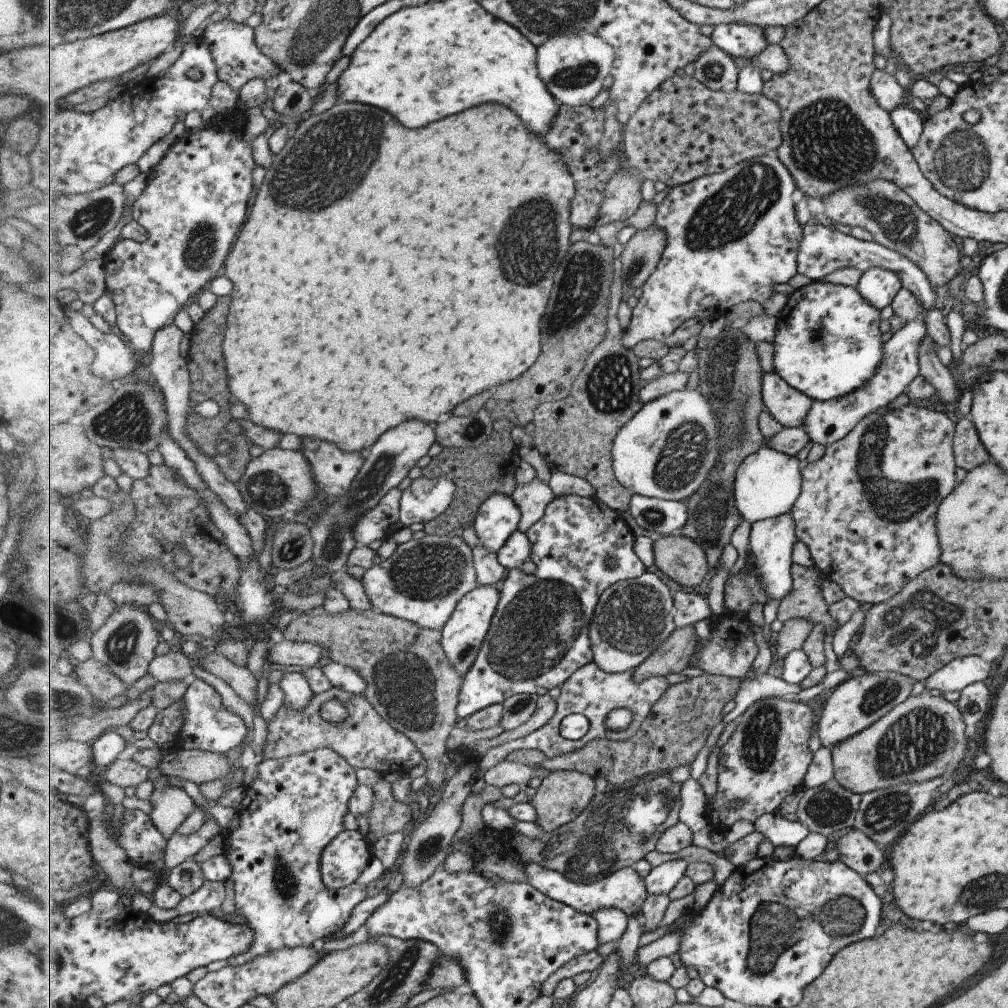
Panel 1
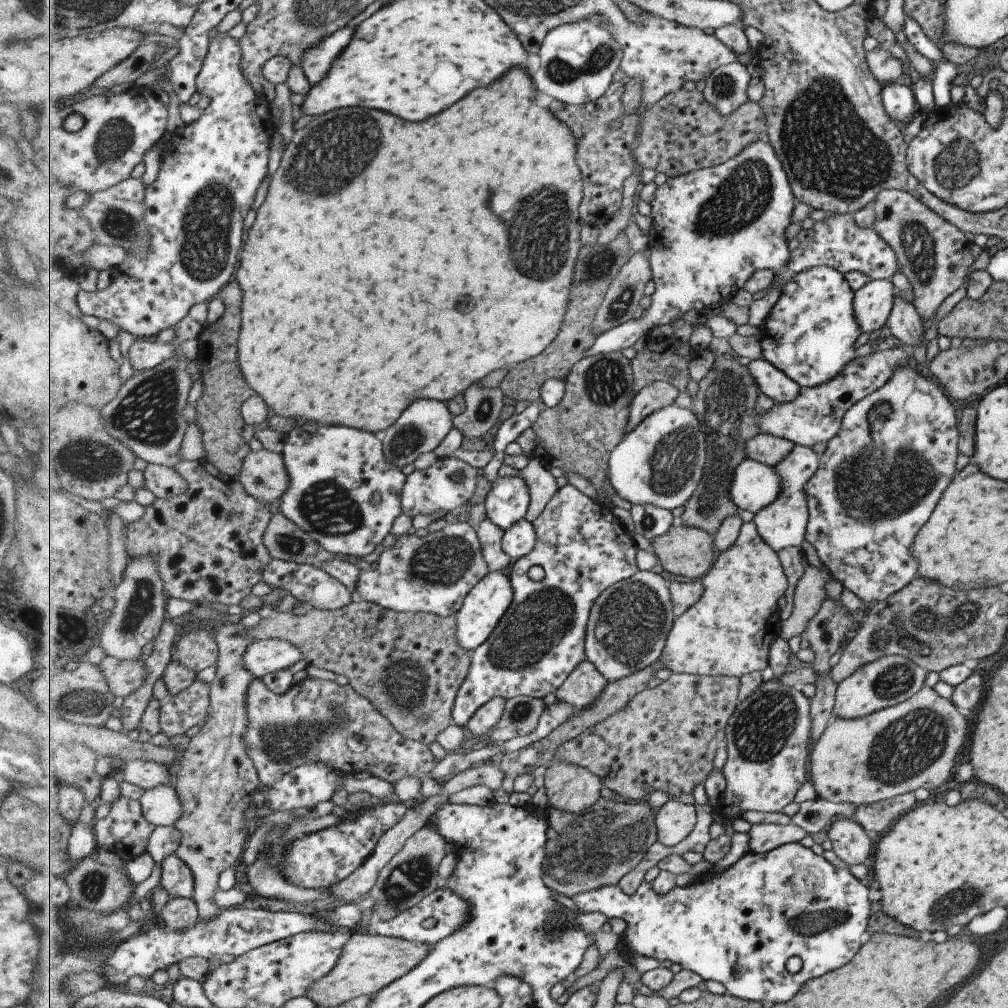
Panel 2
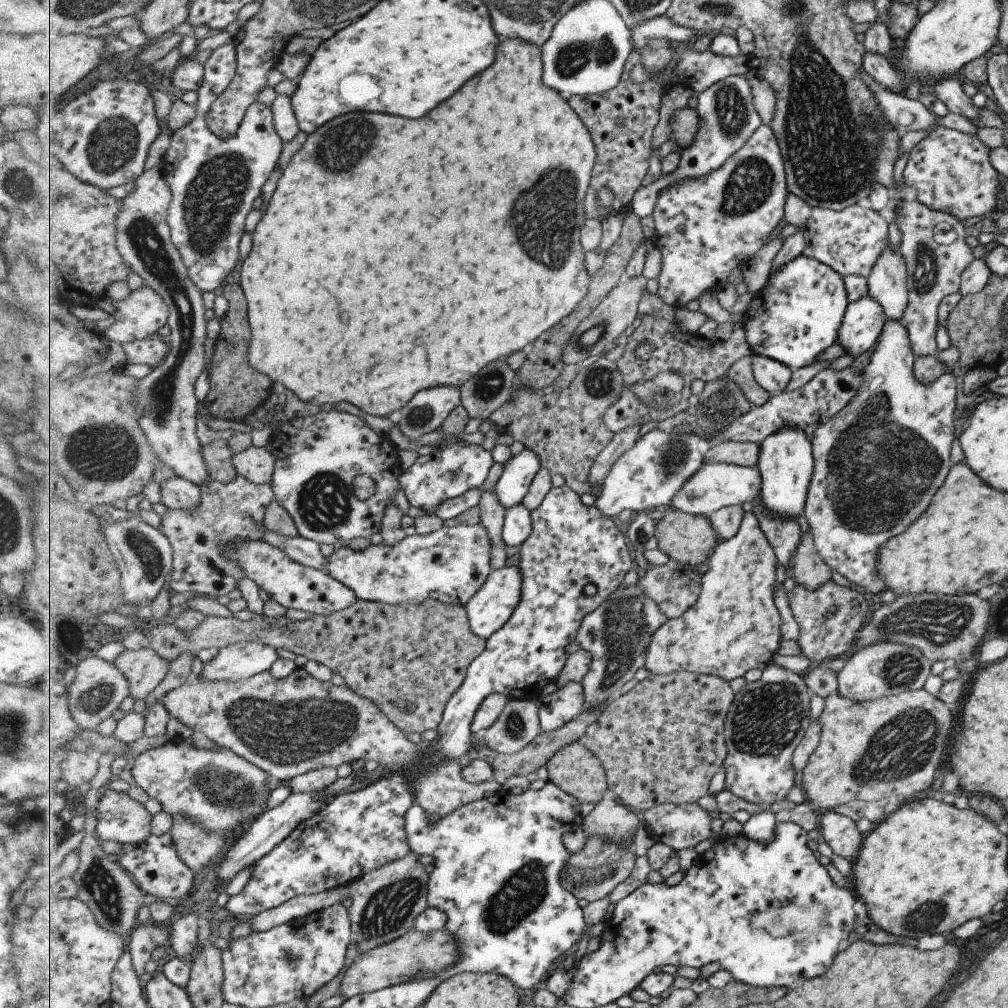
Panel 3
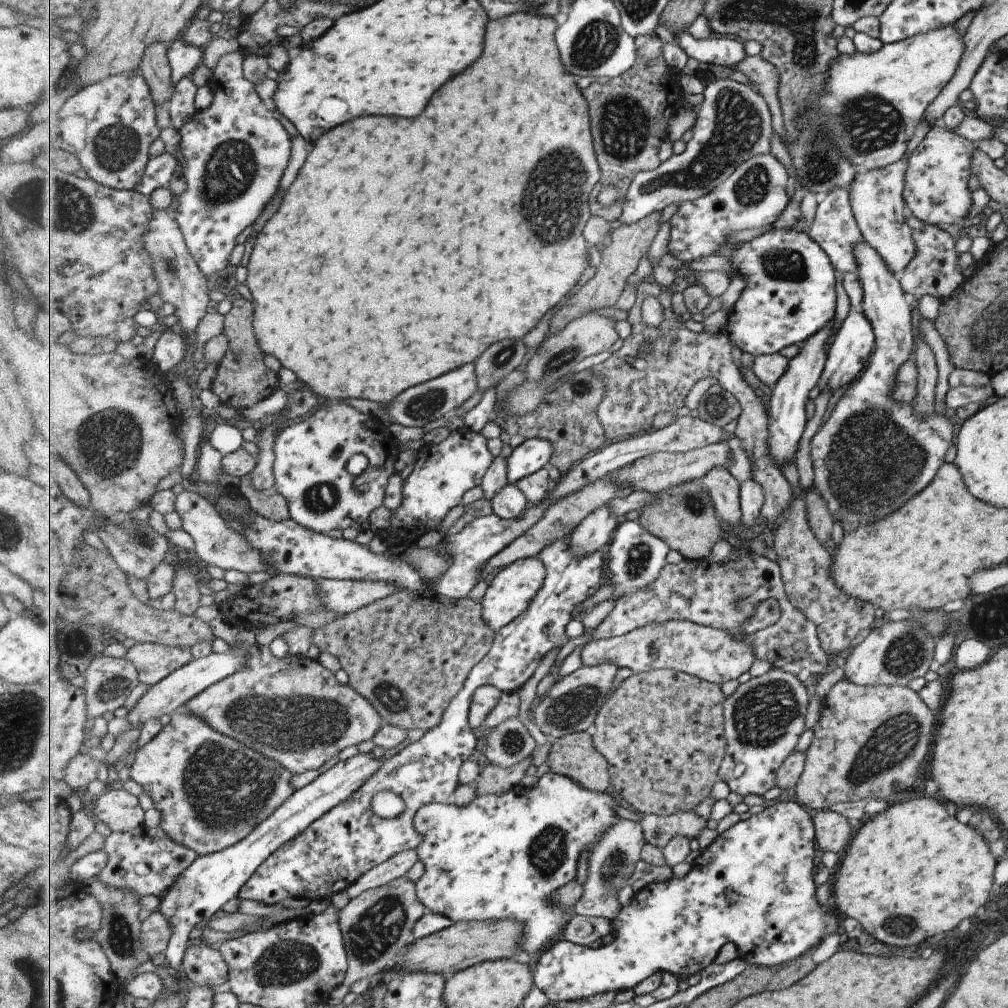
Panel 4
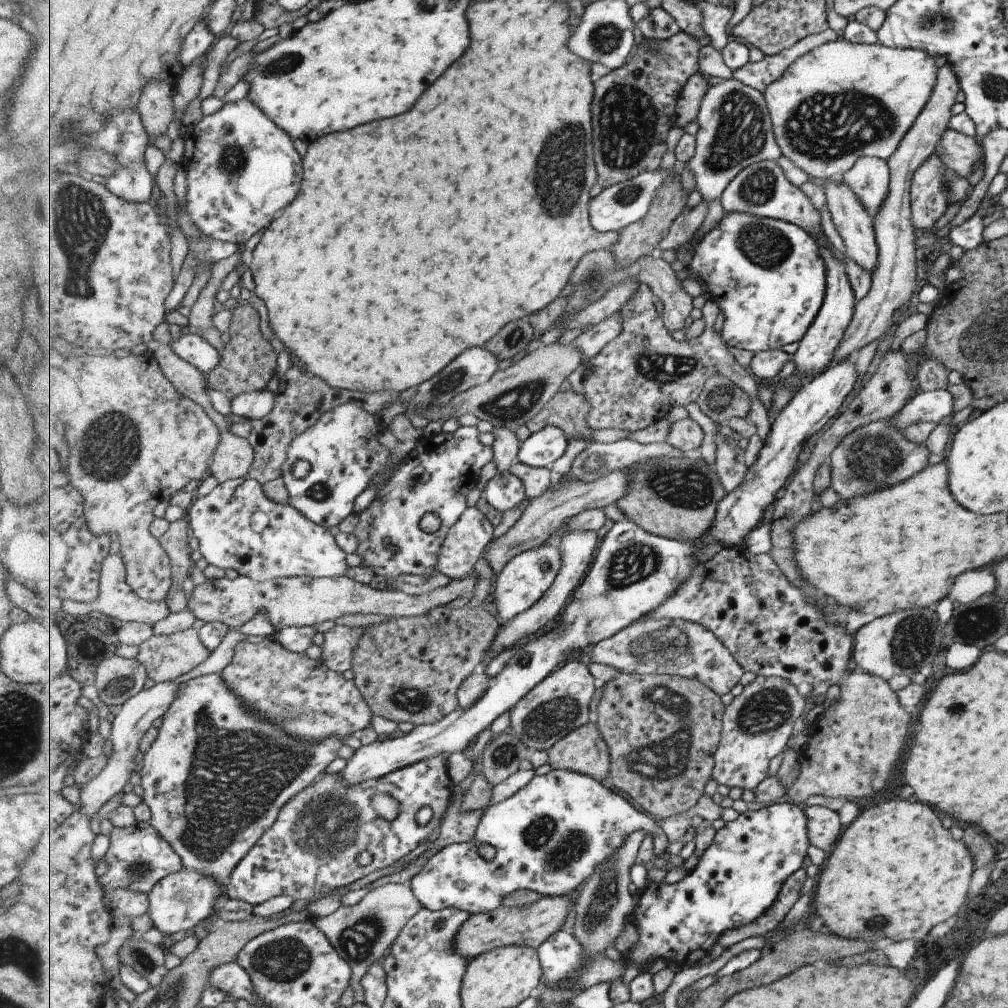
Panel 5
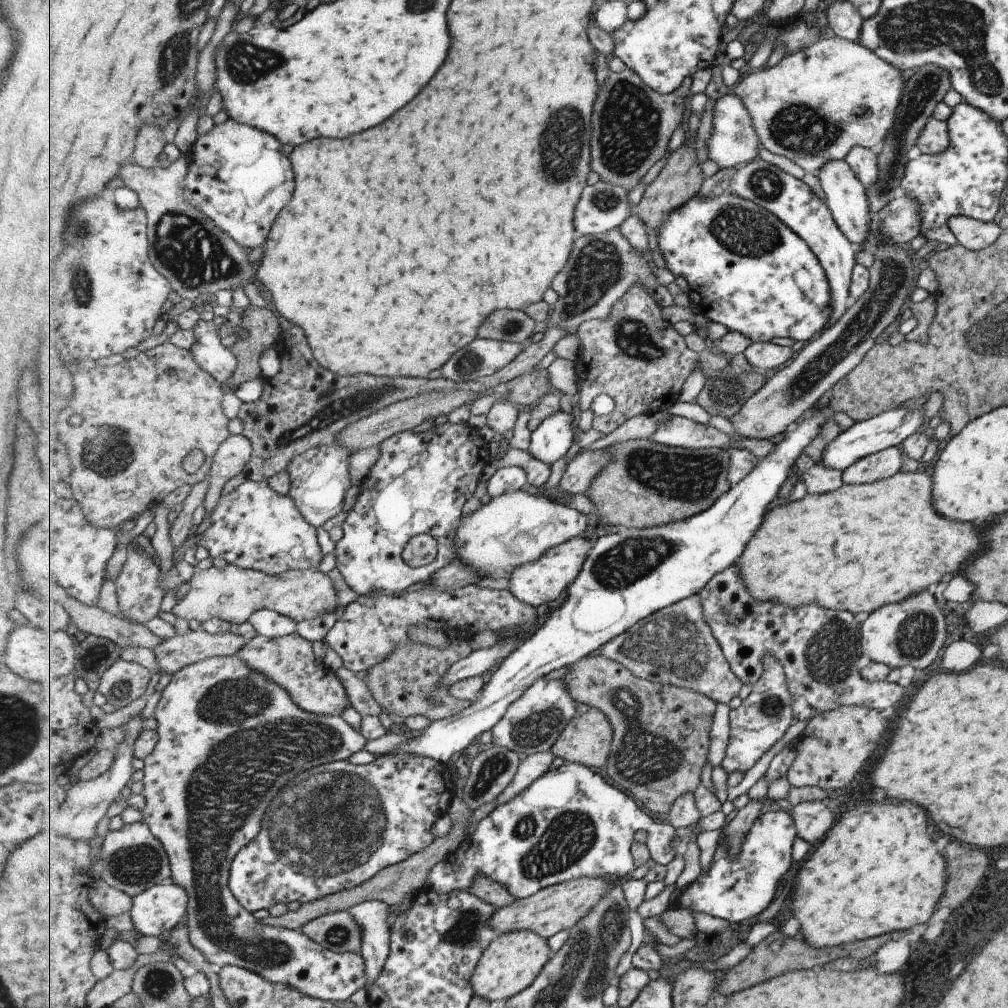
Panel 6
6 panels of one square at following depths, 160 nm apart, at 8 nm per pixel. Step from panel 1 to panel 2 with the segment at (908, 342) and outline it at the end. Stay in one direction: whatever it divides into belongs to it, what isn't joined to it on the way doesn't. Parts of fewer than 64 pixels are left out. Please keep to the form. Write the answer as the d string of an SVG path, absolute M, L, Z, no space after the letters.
M897 347L851 360L841 368L841 373L833 376L830 380L810 388L803 387L797 398L779 403L772 411L760 416L759 430L761 433L807 447L812 447L819 442L826 442L839 431L845 412L855 402L888 382L897 367L909 363L910 356L910 352L906 348Z

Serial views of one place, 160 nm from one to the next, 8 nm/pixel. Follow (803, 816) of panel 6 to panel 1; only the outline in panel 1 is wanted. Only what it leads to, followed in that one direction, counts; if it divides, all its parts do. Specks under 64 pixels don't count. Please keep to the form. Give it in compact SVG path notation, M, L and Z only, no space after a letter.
M852 828L839 837L834 848L837 850L839 861L864 877L877 870L881 862L883 863L882 849L857 829Z

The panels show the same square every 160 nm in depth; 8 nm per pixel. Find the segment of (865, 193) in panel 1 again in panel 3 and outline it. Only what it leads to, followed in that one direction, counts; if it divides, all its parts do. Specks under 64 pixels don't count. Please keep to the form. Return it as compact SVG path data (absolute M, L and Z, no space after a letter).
M899 200L891 208L892 220L901 233L899 254L903 258L906 270L907 308L901 316L901 324L907 332L908 342L914 356L928 356L936 354L935 334L937 330L937 307L944 296L959 291L960 278L963 270L977 258L977 254L967 244L965 238L970 234L967 228L963 228L958 219L949 214L929 210L927 206L919 202Z

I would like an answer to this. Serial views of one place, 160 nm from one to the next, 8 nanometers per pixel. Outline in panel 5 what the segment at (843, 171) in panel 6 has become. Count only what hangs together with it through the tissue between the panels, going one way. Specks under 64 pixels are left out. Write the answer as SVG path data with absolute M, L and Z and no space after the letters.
M834 178L823 182L823 193L825 194L827 209L831 215L833 226L843 241L847 259L853 260L857 266L863 268L863 272L871 274L875 272L877 264L877 246L875 245L872 218L862 204L859 203L855 193L850 190L840 178Z

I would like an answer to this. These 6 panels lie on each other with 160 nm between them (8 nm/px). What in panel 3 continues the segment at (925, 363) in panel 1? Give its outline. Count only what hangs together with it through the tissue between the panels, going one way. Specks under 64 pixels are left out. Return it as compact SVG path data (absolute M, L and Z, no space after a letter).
M889 246L875 260L871 274L866 278L868 296L875 298L883 308L884 318L901 321L907 308L906 270L898 250Z

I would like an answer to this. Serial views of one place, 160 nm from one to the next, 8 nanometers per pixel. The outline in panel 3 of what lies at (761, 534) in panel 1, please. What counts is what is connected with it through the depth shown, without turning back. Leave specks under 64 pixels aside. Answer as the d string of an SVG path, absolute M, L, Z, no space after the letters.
M783 428L763 440L758 468L763 488L760 495L767 514L781 520L797 520L805 512L809 497L810 478L814 472L813 444L801 428Z

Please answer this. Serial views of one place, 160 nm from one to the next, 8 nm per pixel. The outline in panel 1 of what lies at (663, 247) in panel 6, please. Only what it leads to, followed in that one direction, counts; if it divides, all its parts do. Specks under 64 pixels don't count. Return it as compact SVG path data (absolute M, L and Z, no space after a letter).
M810 281L804 287L795 289L793 293L787 296L787 305L781 312L780 322L775 335L774 345L774 370L777 371L793 388L807 394L811 400L828 401L835 397L843 396L853 389L859 388L864 382L867 382L875 372L879 360L881 360L881 333L877 329L879 322L879 310L873 307L867 300L862 298L856 287L848 287L830 283L829 281Z

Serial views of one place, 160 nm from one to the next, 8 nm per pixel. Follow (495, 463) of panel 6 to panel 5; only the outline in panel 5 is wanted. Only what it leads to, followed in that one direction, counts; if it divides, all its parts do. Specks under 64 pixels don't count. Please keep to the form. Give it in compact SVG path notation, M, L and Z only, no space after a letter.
M518 461L510 472L521 478L521 482L525 484L527 500L533 500L543 497L543 494L546 494L553 485L556 476L550 469L549 467L527 466Z

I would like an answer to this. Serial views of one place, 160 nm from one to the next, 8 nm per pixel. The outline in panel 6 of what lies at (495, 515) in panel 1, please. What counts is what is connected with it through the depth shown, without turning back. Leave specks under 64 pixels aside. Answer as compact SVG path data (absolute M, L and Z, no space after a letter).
M559 411L547 417L533 432L529 452L548 465L565 456L575 438L577 418Z

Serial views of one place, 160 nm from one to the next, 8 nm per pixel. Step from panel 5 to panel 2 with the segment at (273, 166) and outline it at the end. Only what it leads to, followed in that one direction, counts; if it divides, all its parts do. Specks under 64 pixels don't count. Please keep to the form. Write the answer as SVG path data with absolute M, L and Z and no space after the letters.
M226 33L218 34L210 42L209 54L203 62L201 73L198 77L198 94L201 96L207 96L210 99L210 103L203 110L198 120L185 125L176 131L174 135L169 139L169 142L165 146L165 150L162 154L162 161L160 171L156 180L148 186L145 194L145 218L143 218L143 226L149 226L149 232L151 232L151 250L149 254L143 254L143 227L141 228L139 235L139 243L132 251L127 250L125 252L125 260L113 268L111 274L113 276L112 284L109 288L103 291L96 290L95 292L85 292L83 290L78 296L78 306L81 308L81 312L85 316L95 316L99 320L109 320L115 322L118 326L121 326L123 331L130 333L131 335L141 336L142 339L154 339L163 332L163 330L173 329L177 324L183 322L183 318L189 316L189 310L199 303L208 303L214 297L217 296L217 292L221 288L225 287L225 284L229 283L229 280L233 278L235 270L237 270L237 264L239 264L241 248L243 248L243 224L245 224L245 218L247 214L251 212L253 208L253 202L255 202L255 196L261 188L261 184L265 182L267 178L267 172L269 172L269 156L271 156L271 138L273 133L276 132L275 124L273 124L273 110L270 109L269 103L256 96L255 92L251 90L247 80L243 78L243 72L241 72L241 42L239 39L231 38Z

